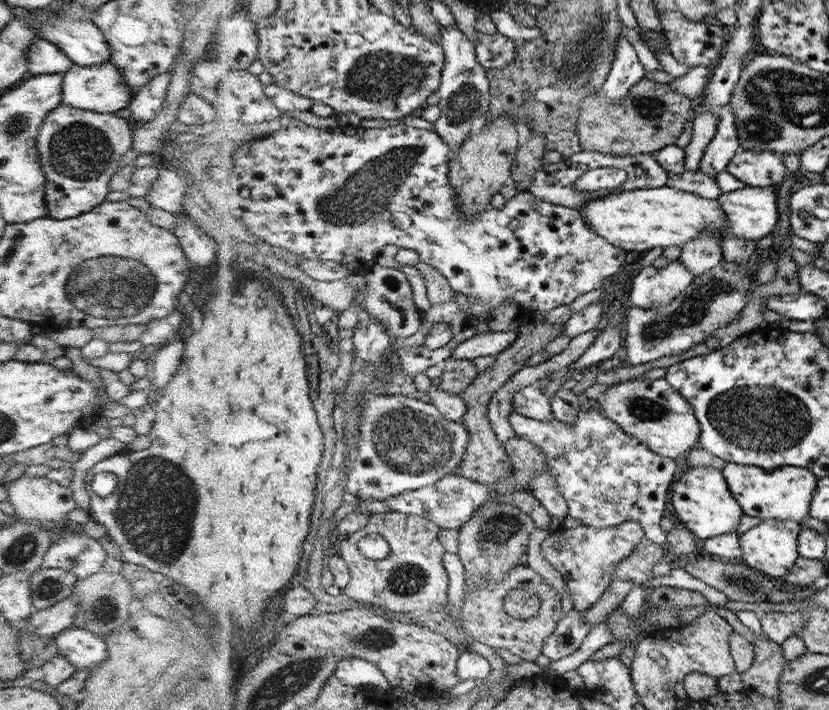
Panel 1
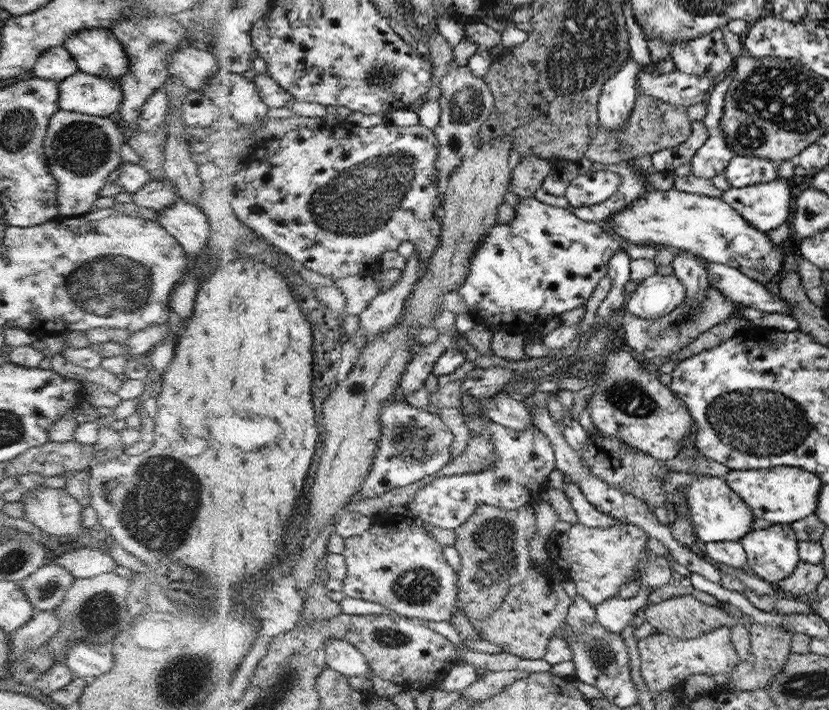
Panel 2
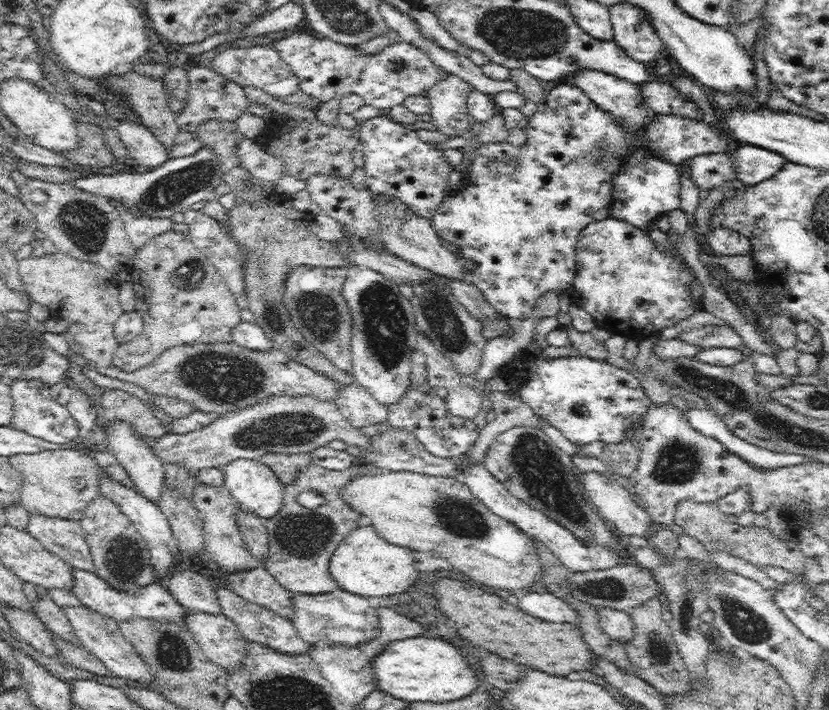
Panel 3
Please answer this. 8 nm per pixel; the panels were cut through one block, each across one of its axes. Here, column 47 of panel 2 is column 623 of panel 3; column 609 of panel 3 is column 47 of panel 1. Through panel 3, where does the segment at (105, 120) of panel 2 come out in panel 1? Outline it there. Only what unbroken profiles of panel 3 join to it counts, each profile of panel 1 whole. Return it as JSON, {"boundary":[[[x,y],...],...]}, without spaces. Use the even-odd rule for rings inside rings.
{"boundary":[[[60,103],[54,110],[48,111],[37,136],[36,146],[40,164],[46,177],[45,204],[47,217],[65,220],[91,212],[109,196],[109,183],[119,169],[118,162],[128,150],[132,149],[135,124],[126,113],[99,113],[72,107]]]}

